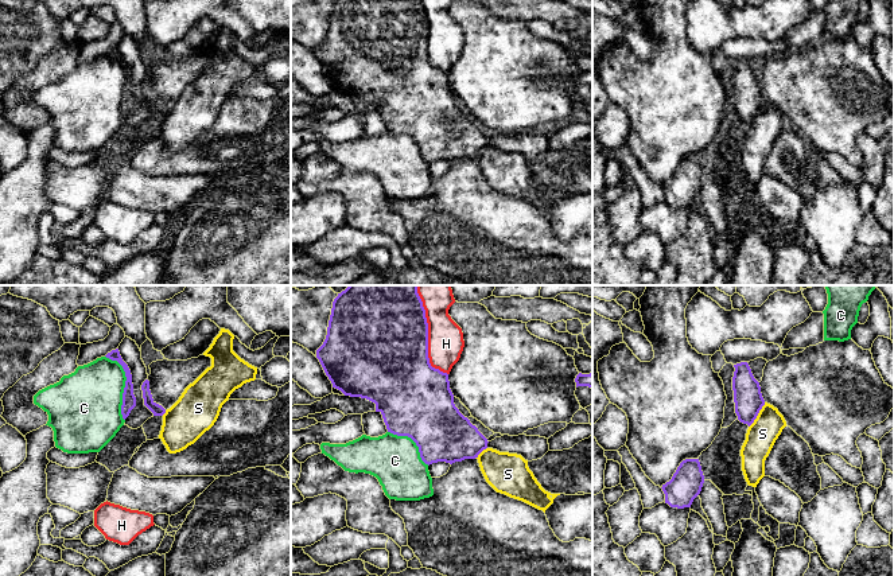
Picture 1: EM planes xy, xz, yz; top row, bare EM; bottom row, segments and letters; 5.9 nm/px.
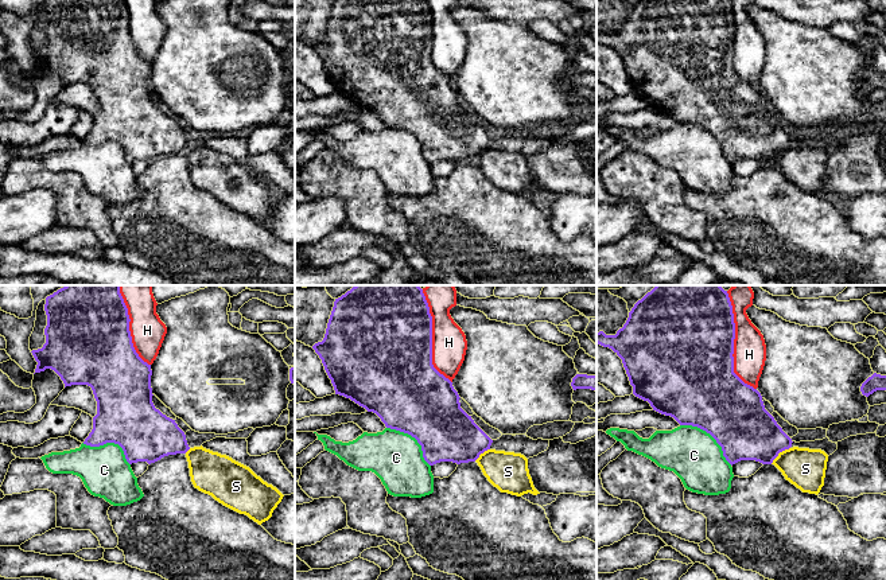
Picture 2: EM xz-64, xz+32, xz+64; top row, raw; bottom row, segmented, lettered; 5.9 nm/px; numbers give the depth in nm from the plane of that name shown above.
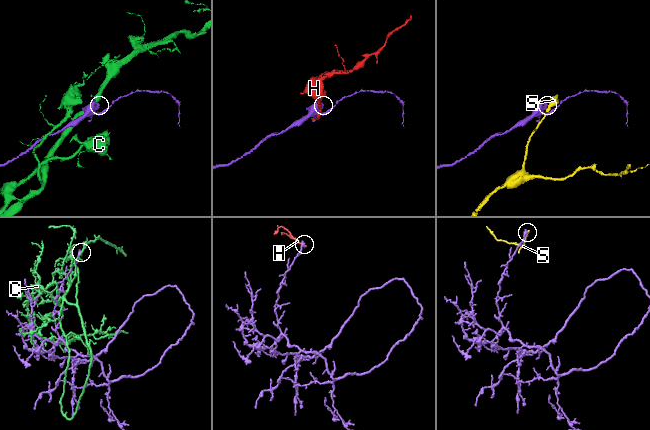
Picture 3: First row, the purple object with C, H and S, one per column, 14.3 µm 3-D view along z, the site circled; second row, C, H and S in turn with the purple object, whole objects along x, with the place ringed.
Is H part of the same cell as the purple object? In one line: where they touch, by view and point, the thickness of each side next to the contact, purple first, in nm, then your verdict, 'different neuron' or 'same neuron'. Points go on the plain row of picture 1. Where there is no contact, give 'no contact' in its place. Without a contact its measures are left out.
meets purple in xz at (427, 41); 500 nm thick on the purple side, 220 nm on the other; different neuron

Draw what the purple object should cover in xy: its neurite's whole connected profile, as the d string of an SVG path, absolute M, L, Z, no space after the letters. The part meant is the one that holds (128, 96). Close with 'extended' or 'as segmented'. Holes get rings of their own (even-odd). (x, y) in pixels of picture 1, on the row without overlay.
M118 47L112 48L105 55L112 59L117 59L125 70L127 79L125 79L125 86L124 86L124 92L123 92L123 104L121 104L121 113L123 113L123 117L125 118L129 114L131 109L136 105L132 73L131 73L128 63L123 59Z; as segmented

